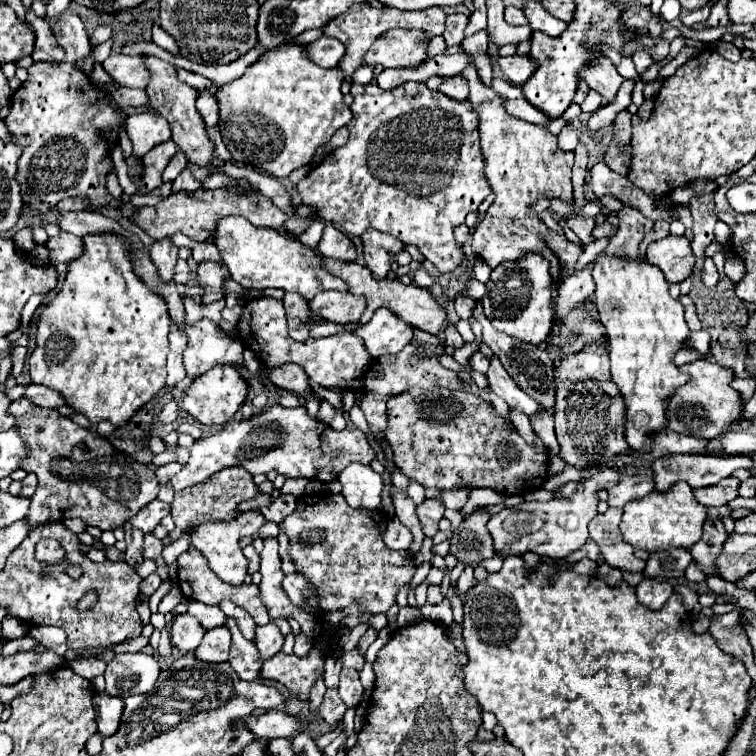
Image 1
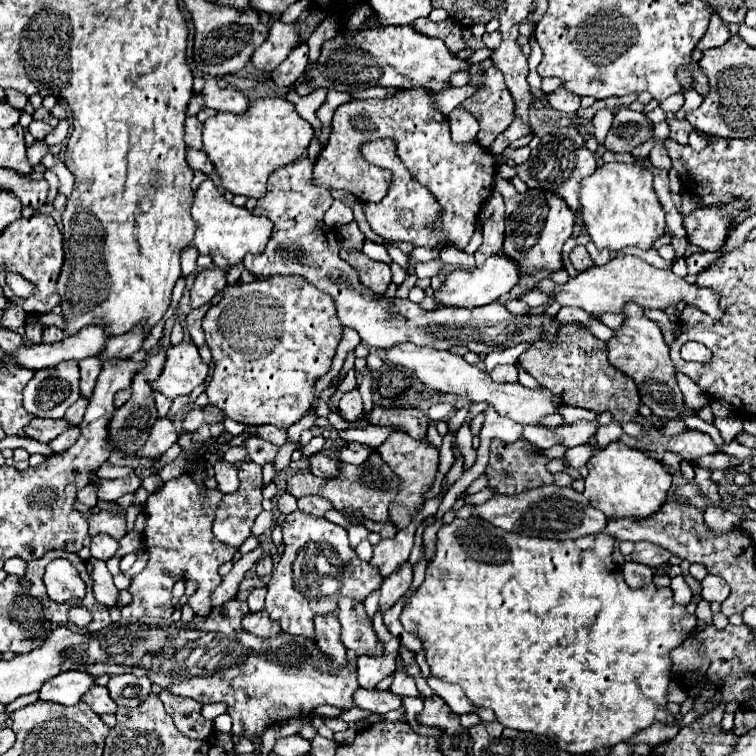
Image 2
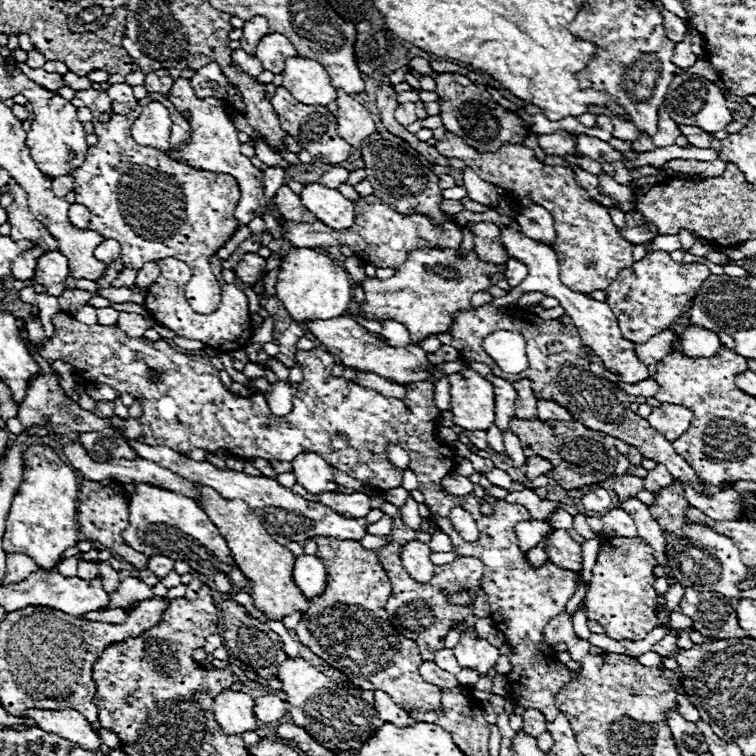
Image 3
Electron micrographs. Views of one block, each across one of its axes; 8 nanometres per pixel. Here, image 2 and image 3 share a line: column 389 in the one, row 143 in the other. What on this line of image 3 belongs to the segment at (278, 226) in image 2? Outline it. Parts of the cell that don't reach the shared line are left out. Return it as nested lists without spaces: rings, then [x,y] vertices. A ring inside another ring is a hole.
[[[276,88],[276,94],[272,98],[272,106],[274,110],[278,112],[280,116],[280,124],[282,128],[304,148],[308,150],[316,160],[324,162],[324,164],[338,164],[338,162],[344,162],[350,158],[350,152],[352,152],[352,146],[346,144],[336,128],[336,118],[334,114],[326,108],[326,106],[306,106],[302,102],[298,102],[290,92],[286,92],[286,88]]]

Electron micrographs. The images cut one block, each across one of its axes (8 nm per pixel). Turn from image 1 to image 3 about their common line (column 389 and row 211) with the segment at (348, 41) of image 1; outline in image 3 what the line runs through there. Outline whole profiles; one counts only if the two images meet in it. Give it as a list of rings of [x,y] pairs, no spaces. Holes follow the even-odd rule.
[[[10,180],[4,188],[6,194],[10,194],[14,198],[14,202],[7,207],[8,224],[12,226],[12,240],[34,240],[34,244],[42,246],[46,252],[56,250],[58,248],[58,240],[44,228],[42,222],[38,222],[28,208],[28,196],[26,192],[14,182]]]

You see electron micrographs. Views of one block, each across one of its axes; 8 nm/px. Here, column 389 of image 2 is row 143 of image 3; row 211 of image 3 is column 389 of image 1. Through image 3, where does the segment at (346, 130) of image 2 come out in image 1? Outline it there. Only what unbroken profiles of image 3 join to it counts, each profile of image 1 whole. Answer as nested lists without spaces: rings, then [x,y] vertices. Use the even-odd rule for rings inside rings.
[[[376,82],[364,86],[352,84],[350,90],[354,96],[350,106],[354,116],[348,122],[350,138],[296,186],[302,202],[350,236],[362,236],[368,228],[392,234],[404,244],[416,246],[442,274],[456,272],[466,262],[466,254],[454,240],[454,228],[464,224],[468,212],[476,210],[490,194],[476,134],[476,112],[468,102],[452,102],[452,108],[444,108],[444,100],[448,98],[438,90],[430,90],[426,84],[416,84],[416,96],[396,96],[392,90],[382,90]]]

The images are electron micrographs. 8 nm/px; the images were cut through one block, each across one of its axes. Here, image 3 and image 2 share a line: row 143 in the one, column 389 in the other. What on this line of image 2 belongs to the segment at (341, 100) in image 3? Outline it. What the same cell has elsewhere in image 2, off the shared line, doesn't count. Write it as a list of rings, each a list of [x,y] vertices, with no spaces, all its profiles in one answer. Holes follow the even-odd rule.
[[[404,342],[404,344],[396,344],[396,346],[382,350],[382,356],[396,368],[400,368],[400,370],[408,372],[412,378],[420,380],[424,386],[430,386],[440,392],[452,392],[452,394],[464,396],[472,402],[490,402],[498,410],[500,416],[508,416],[522,426],[536,424],[542,416],[556,412],[556,404],[560,402],[560,396],[550,394],[550,390],[546,390],[546,388],[530,390],[530,388],[524,388],[520,382],[498,384],[490,378],[488,372],[480,370],[478,366],[468,364],[462,356],[452,354],[450,350],[434,350],[428,346],[416,346],[416,344]]]

